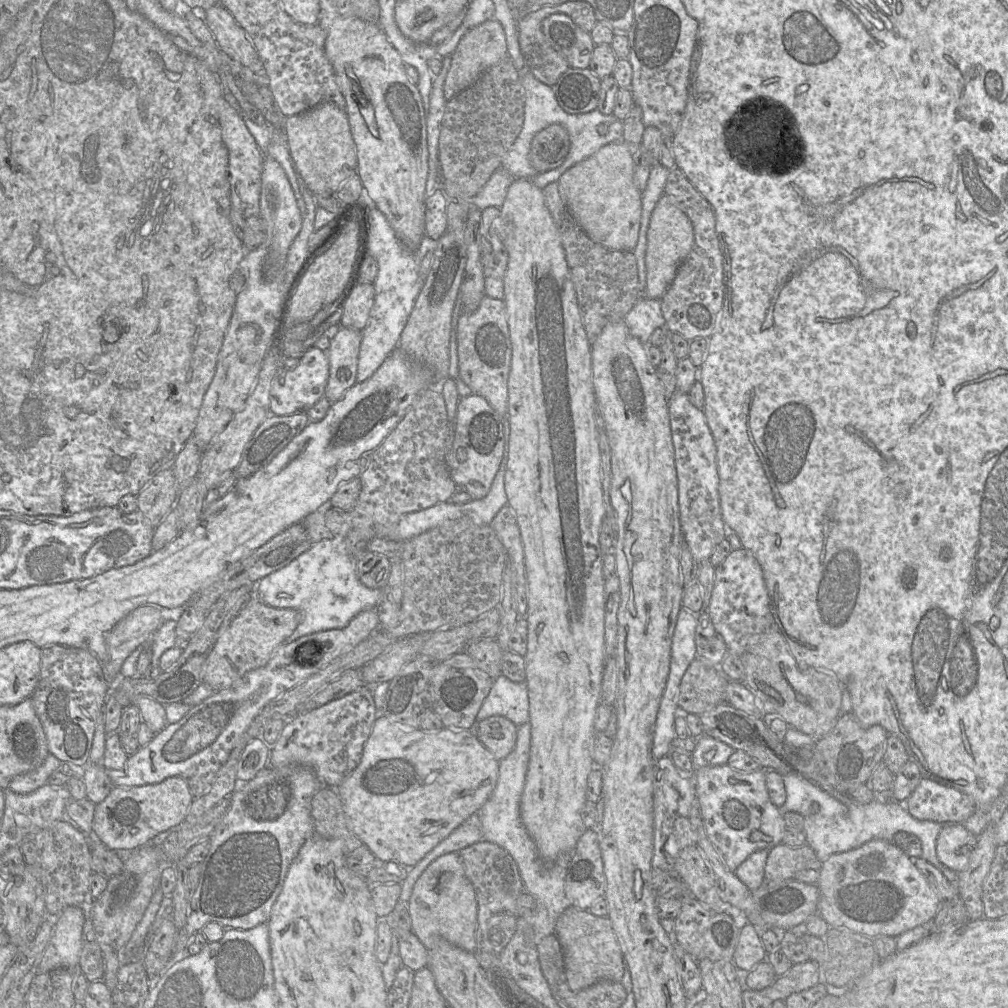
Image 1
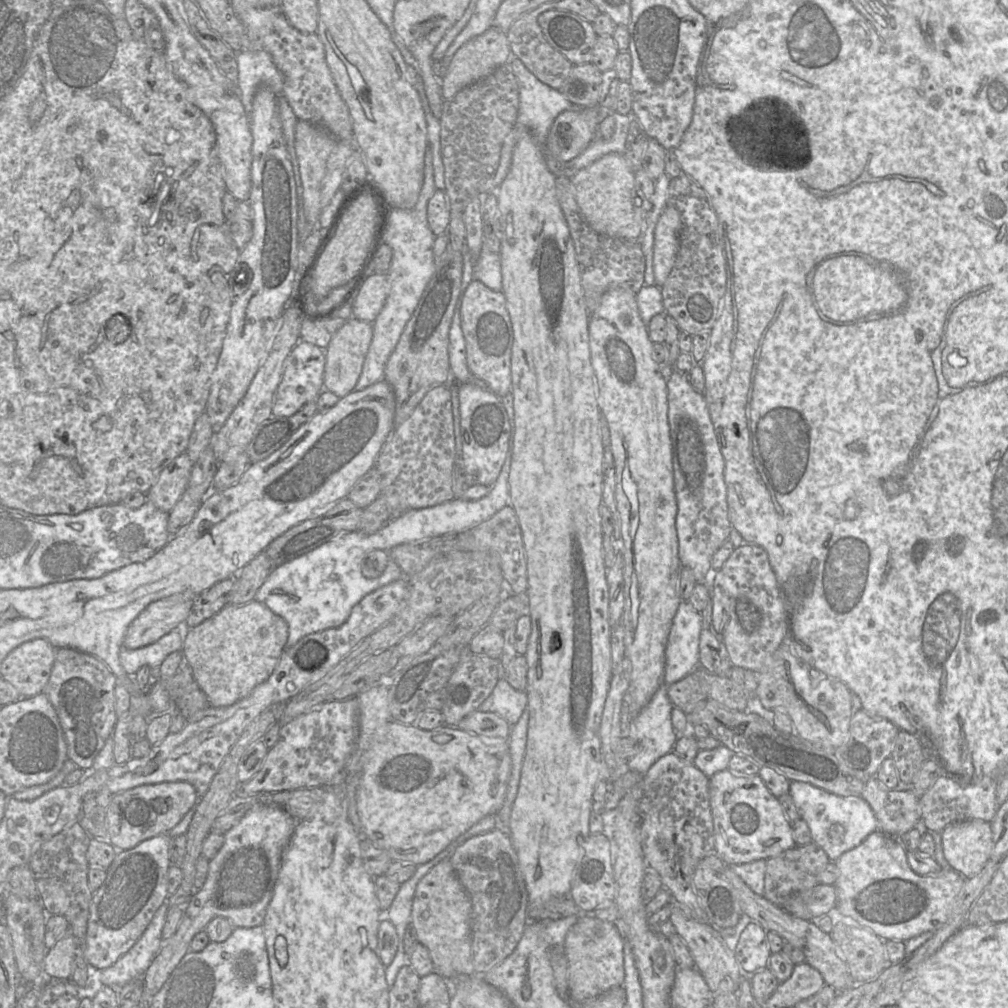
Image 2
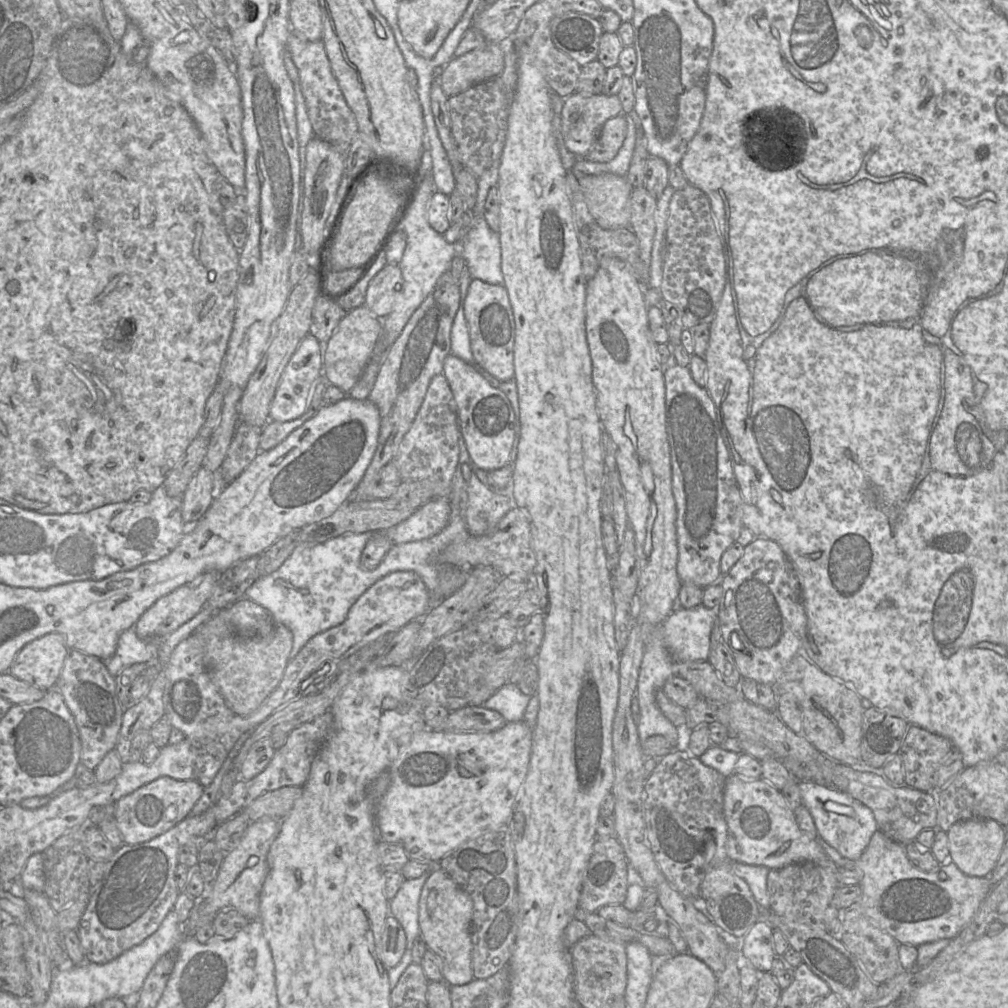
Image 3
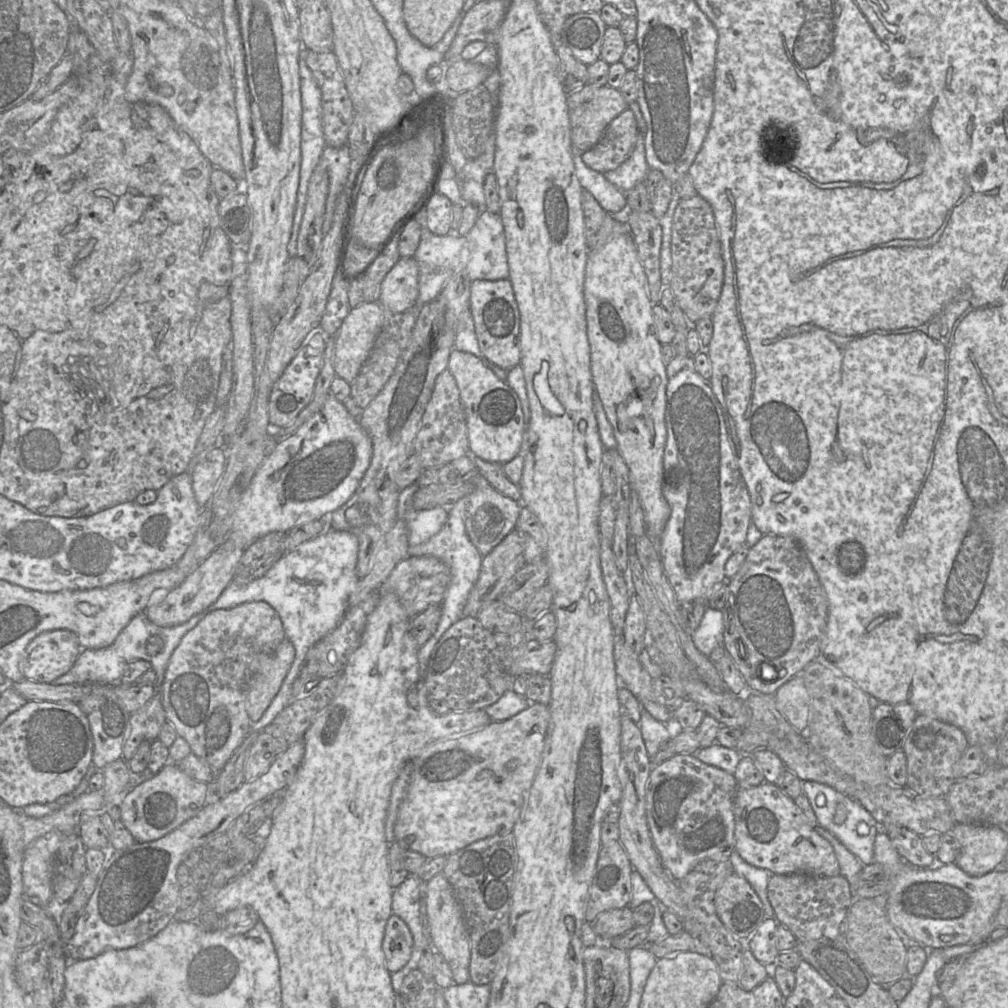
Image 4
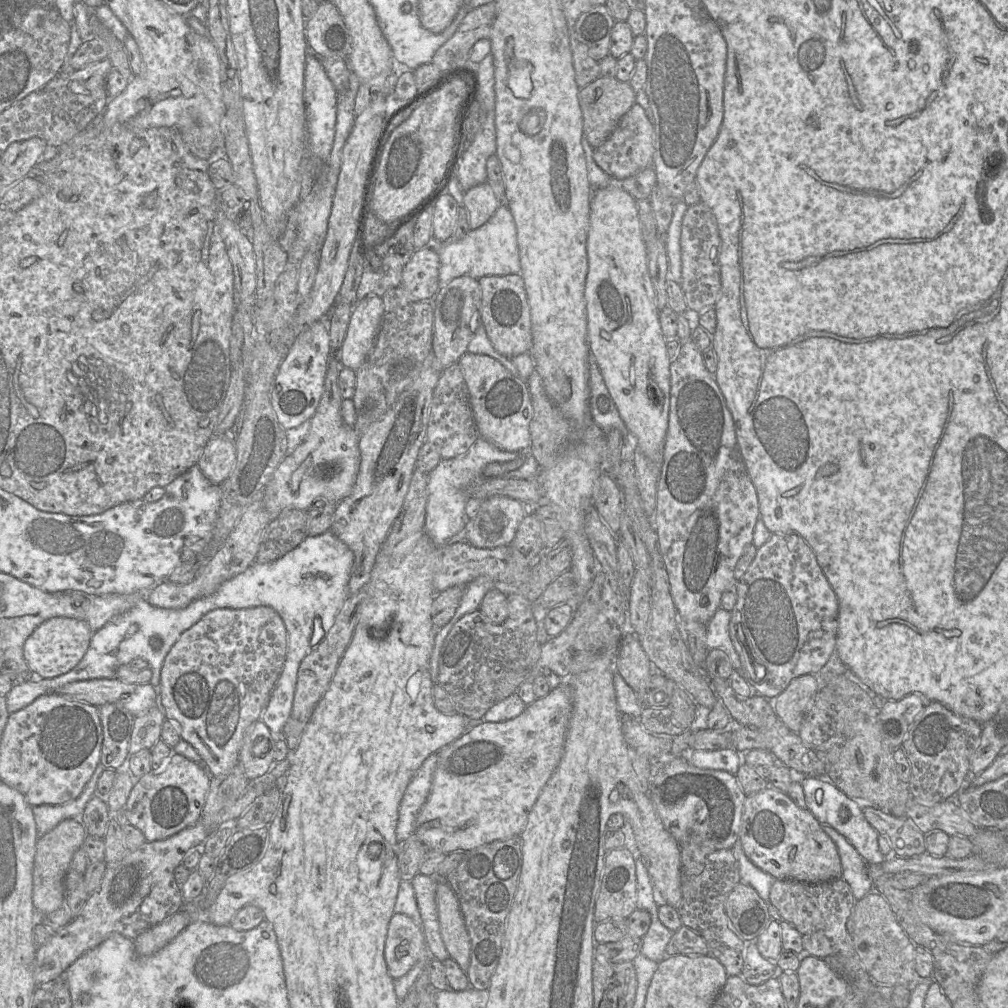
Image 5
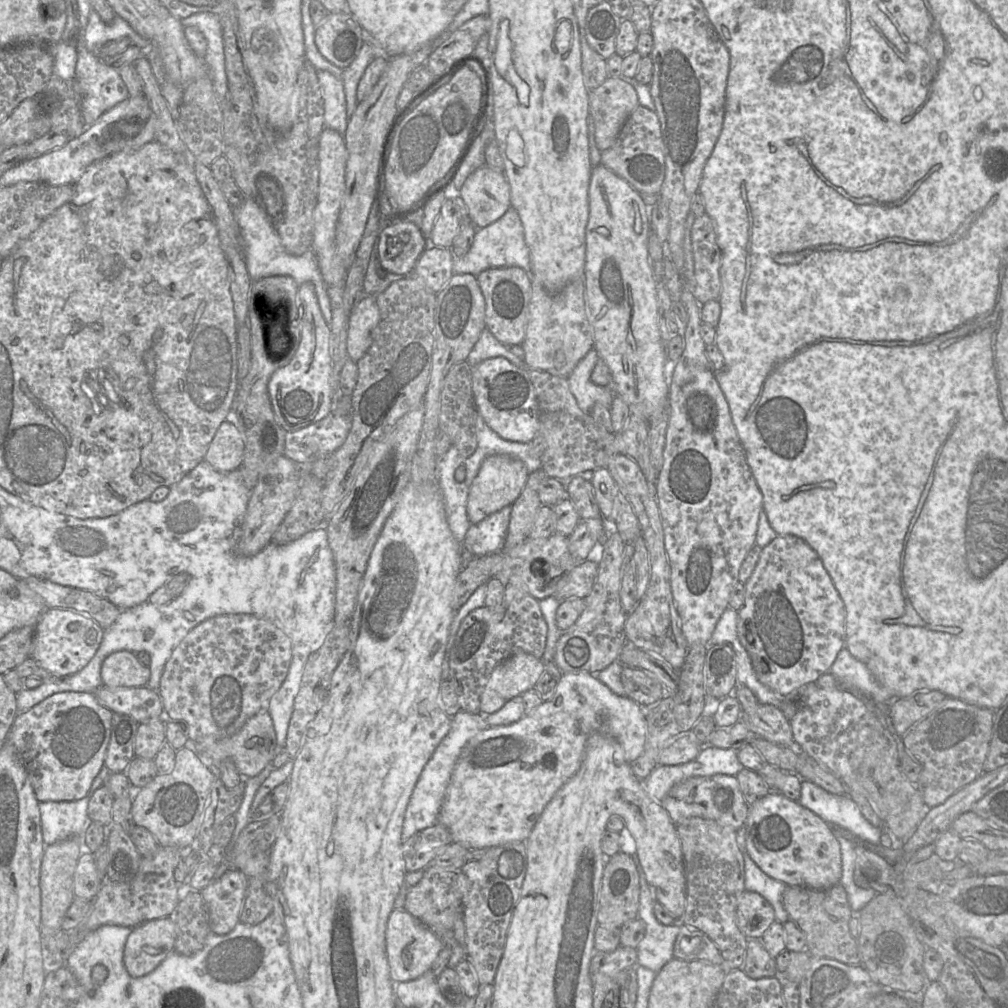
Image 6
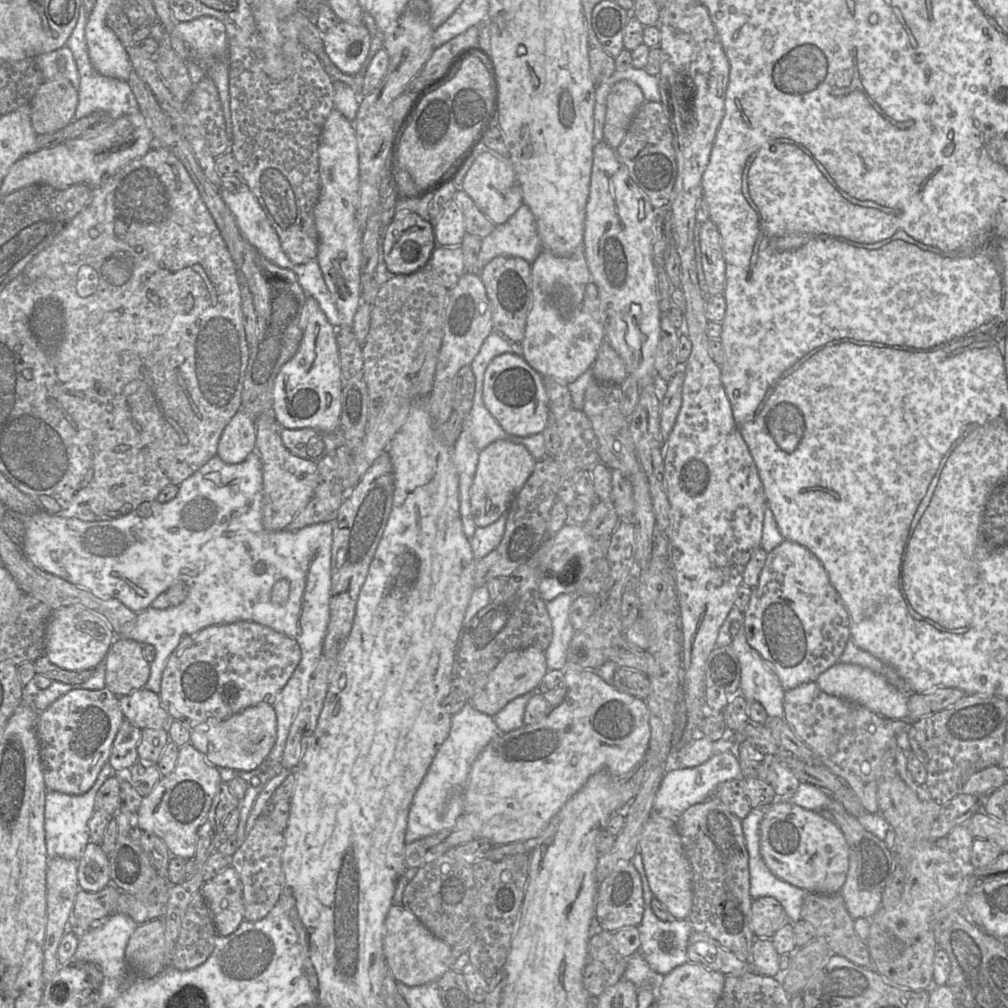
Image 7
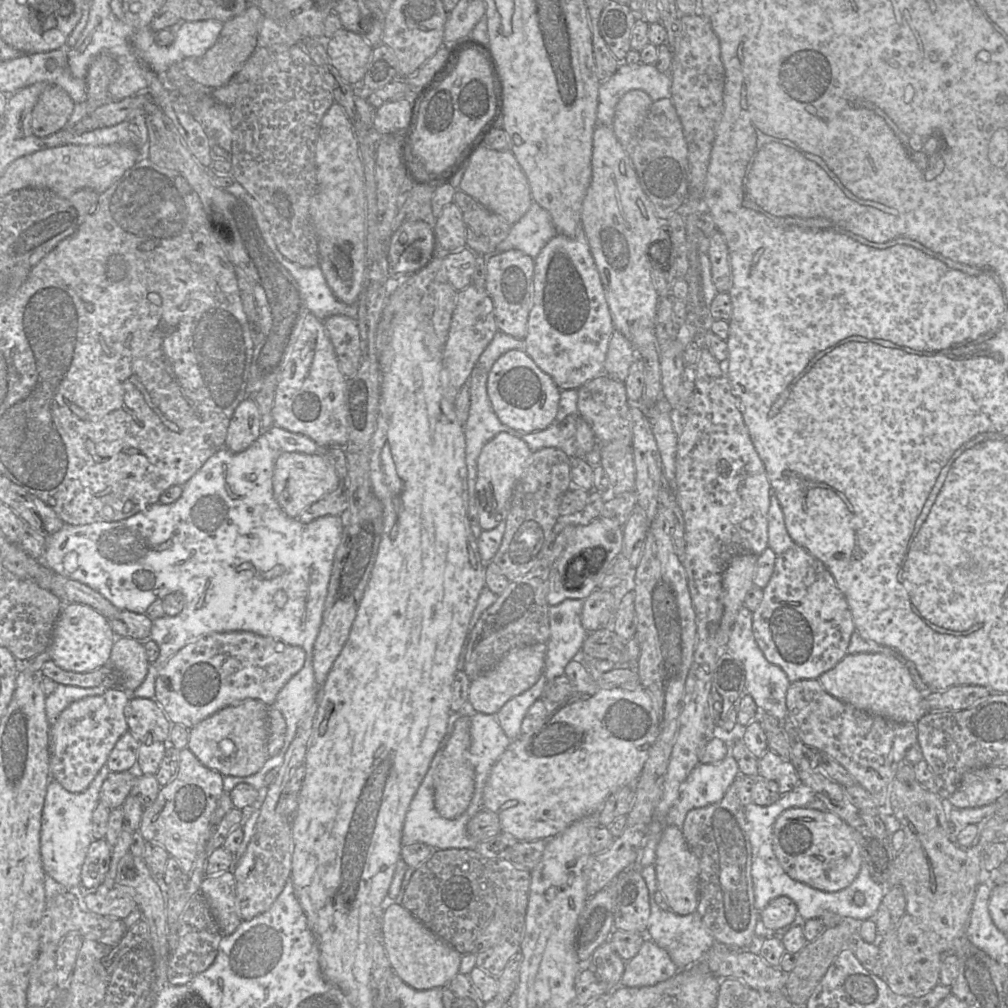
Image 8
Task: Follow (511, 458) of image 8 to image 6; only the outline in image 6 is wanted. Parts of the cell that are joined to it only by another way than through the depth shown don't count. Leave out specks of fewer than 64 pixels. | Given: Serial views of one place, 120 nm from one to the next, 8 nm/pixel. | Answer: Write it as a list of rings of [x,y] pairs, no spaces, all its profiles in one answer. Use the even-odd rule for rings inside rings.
[[[505,455],[487,457],[473,480],[467,500],[467,516],[471,524],[477,524],[506,506],[512,506],[522,492],[528,478],[528,470],[520,459]]]

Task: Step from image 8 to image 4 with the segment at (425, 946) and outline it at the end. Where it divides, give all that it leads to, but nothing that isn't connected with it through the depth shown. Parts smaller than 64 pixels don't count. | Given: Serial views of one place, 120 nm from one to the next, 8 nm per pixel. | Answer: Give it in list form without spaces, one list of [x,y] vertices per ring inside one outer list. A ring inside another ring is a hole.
[[[396,914],[387,920],[382,951],[385,956],[386,969],[390,972],[399,971],[409,961],[414,940],[408,925]]]

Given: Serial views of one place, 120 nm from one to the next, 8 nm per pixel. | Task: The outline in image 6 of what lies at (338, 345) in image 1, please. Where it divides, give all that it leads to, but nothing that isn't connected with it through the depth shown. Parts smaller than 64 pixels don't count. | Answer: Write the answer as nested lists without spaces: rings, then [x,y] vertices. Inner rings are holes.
[[[365,295],[348,315],[347,353],[357,362],[372,343],[380,314],[376,295]]]

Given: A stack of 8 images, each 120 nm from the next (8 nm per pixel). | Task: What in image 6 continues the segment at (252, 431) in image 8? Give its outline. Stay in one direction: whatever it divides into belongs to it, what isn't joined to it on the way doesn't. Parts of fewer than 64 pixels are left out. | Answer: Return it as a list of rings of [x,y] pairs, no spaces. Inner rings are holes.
[[[224,420],[211,440],[204,461],[220,472],[233,471],[244,457],[244,438],[234,420]]]

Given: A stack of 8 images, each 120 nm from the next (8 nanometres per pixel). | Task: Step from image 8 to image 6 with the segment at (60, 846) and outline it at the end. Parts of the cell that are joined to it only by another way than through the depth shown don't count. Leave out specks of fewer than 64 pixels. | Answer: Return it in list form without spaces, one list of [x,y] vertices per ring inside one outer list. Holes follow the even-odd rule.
[[[103,766],[94,778],[88,794],[75,801],[39,802],[42,836],[45,846],[77,837],[81,839],[89,823],[88,804],[93,793],[106,781],[109,769]]]

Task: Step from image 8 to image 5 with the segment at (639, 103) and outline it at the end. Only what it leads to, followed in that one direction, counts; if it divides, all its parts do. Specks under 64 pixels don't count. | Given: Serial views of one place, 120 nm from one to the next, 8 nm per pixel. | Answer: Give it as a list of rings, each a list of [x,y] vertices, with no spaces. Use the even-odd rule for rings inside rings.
[[[599,77],[581,88],[578,93],[583,116],[583,135],[594,149],[598,148],[611,135],[621,118],[636,103],[636,93],[628,82],[616,78]]]

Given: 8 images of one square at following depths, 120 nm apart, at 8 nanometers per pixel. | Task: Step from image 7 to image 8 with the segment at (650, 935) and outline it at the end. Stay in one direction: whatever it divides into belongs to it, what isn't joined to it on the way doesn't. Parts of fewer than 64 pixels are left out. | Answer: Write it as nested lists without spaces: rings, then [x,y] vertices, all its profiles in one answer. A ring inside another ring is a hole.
[[[654,865],[641,868],[640,874],[645,880],[649,892],[650,917],[647,924],[646,936],[660,948],[664,949],[679,969],[684,969],[699,961],[703,954],[717,942],[708,932],[698,912],[695,911],[682,916],[670,910],[662,910],[654,899],[654,895],[658,889]]]

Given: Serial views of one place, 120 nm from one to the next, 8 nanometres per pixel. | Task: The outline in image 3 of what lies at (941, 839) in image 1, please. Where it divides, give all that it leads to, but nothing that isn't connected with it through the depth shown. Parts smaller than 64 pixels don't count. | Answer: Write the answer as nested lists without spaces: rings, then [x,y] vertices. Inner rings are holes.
[[[974,818],[962,820],[947,830],[949,860],[967,876],[989,877],[997,863],[1007,839],[1005,828],[993,819]]]

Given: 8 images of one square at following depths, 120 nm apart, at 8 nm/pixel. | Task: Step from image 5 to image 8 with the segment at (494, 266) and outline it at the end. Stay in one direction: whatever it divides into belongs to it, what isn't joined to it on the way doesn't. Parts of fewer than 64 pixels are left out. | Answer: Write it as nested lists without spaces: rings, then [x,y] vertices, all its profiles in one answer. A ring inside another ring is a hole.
[[[533,201],[526,214],[511,225],[510,233],[497,245],[495,253],[516,249],[535,260],[542,248],[556,235],[549,212]]]

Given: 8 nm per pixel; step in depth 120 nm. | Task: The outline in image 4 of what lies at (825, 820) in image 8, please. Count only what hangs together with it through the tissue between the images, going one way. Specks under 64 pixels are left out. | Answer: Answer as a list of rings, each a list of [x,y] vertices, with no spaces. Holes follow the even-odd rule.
[[[767,781],[757,786],[738,787],[734,798],[735,850],[749,864],[777,874],[839,875],[833,846],[808,823],[794,800]]]

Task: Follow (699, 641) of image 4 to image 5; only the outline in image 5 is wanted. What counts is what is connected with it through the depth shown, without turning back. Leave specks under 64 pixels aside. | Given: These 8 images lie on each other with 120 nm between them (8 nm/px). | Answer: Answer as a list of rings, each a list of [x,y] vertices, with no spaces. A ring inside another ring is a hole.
[[[719,608],[707,623],[706,645],[709,650],[720,648],[730,657],[732,667],[735,671],[742,673],[743,669],[738,653],[736,652],[729,635],[729,623],[731,612]]]

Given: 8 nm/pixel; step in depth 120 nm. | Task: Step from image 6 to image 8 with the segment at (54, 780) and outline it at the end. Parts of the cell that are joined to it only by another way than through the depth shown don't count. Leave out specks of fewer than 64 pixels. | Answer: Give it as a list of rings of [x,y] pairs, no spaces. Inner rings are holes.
[[[121,687],[109,688],[104,694],[84,697],[64,709],[49,730],[51,779],[72,793],[85,791],[96,777],[119,738],[129,731],[125,708],[130,693]]]

